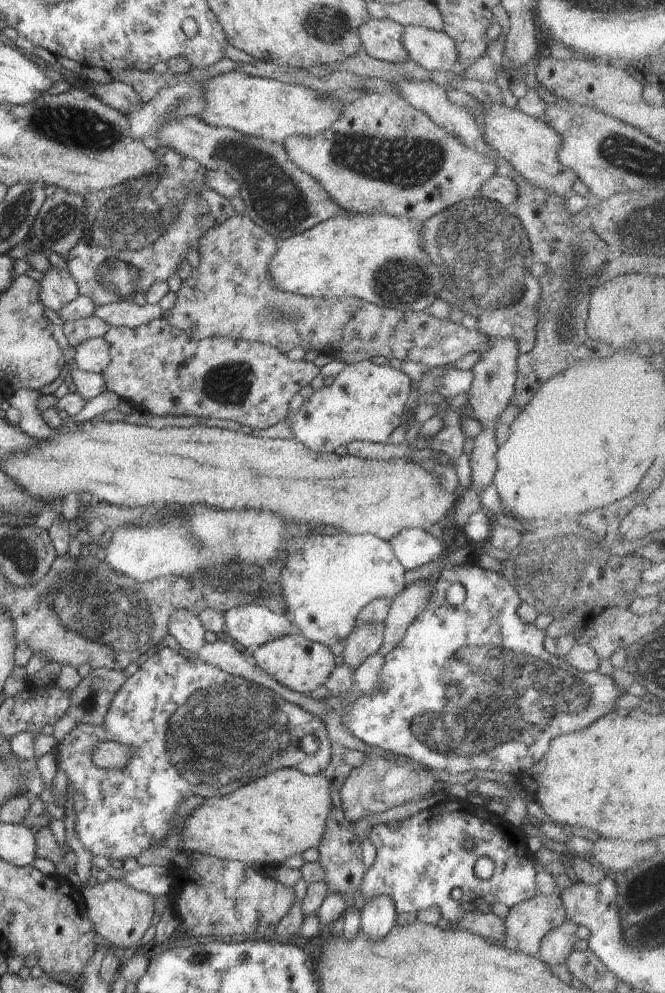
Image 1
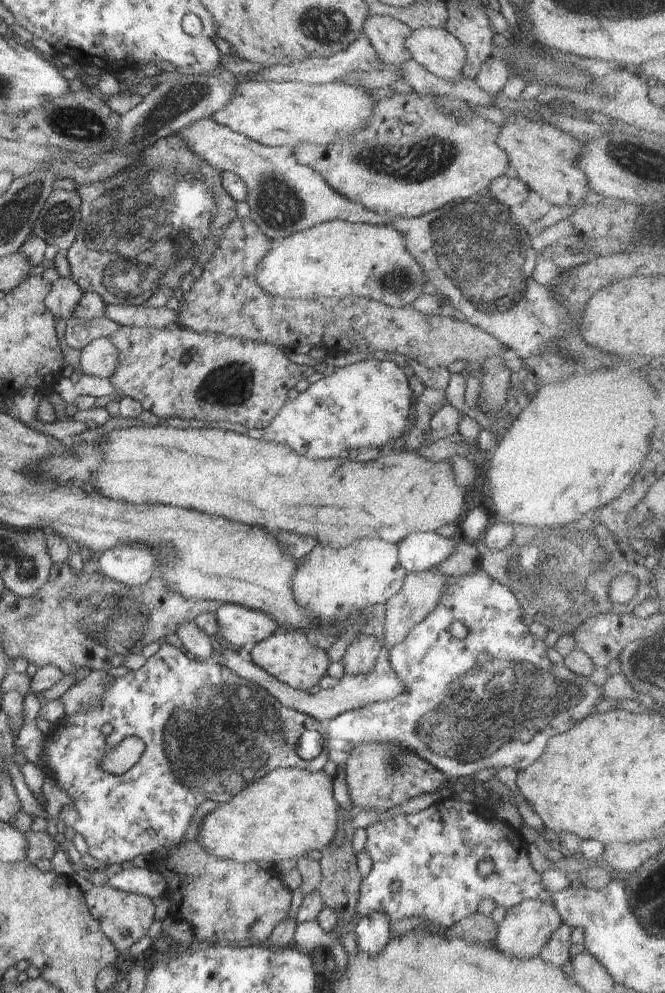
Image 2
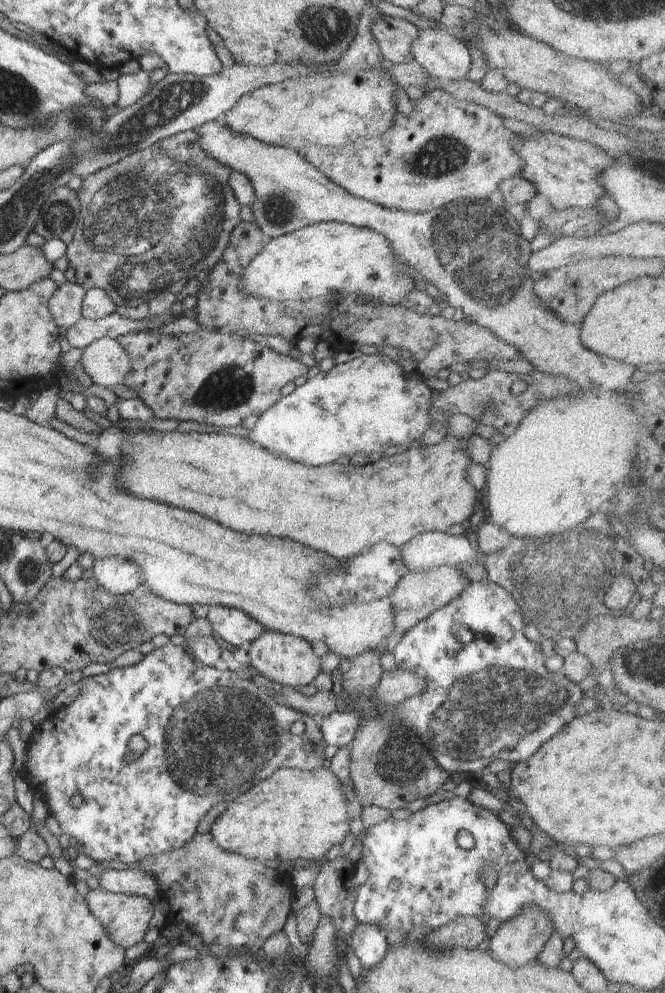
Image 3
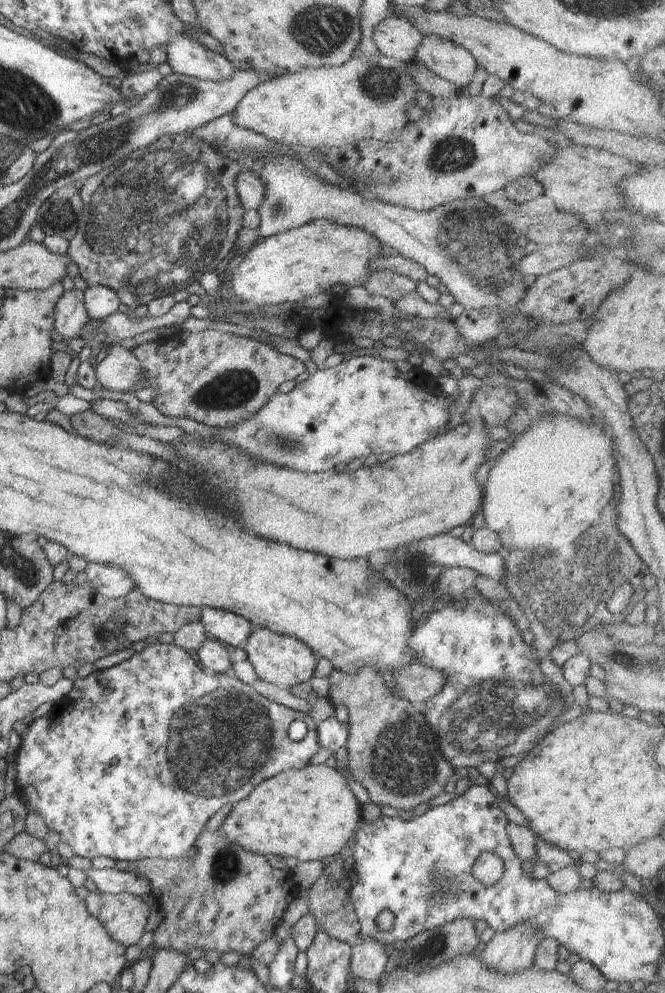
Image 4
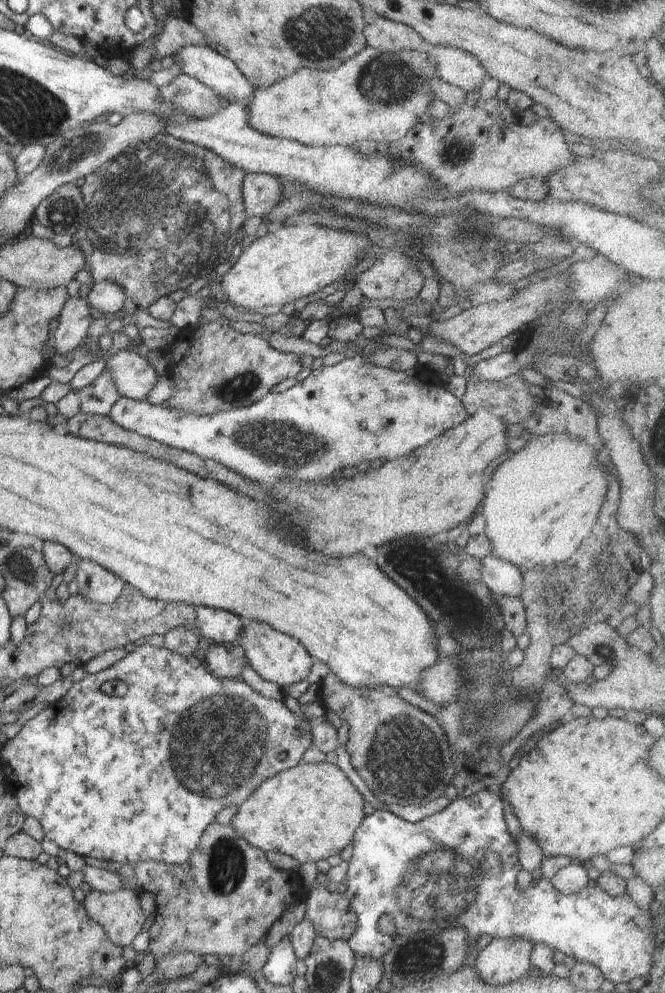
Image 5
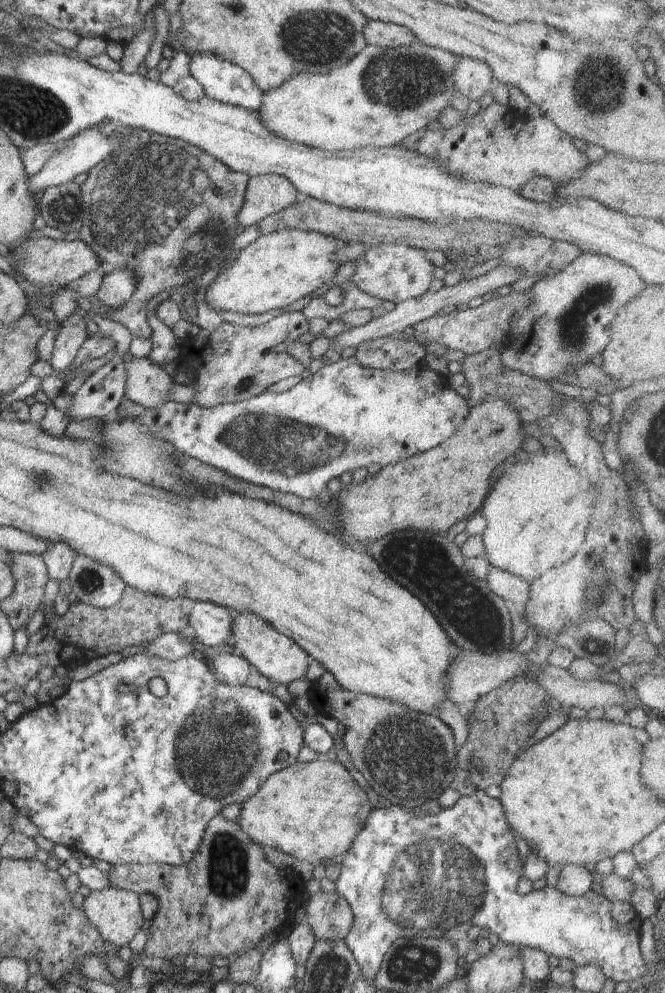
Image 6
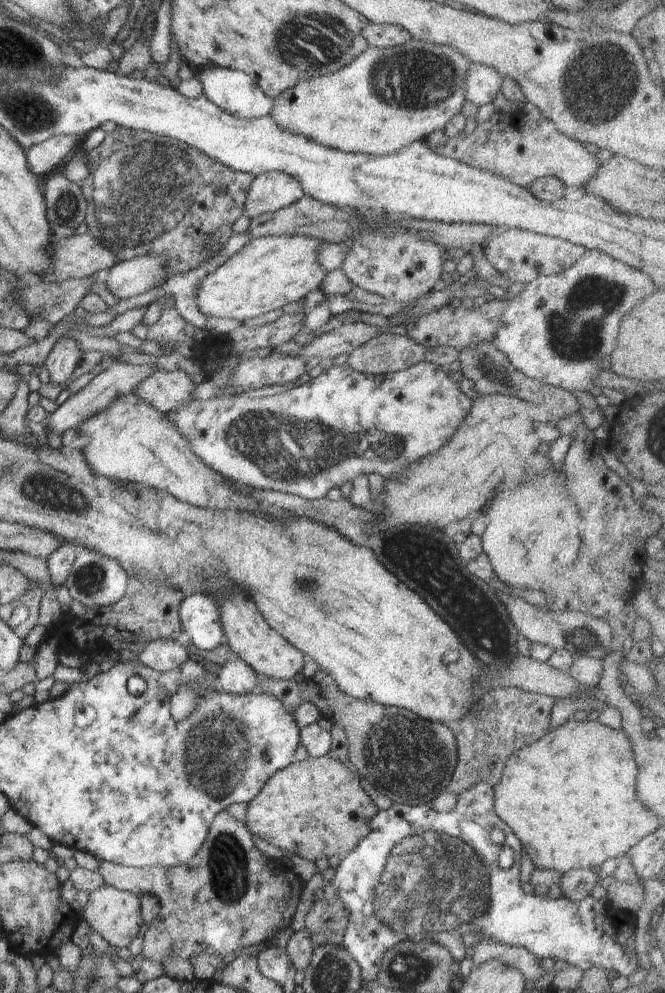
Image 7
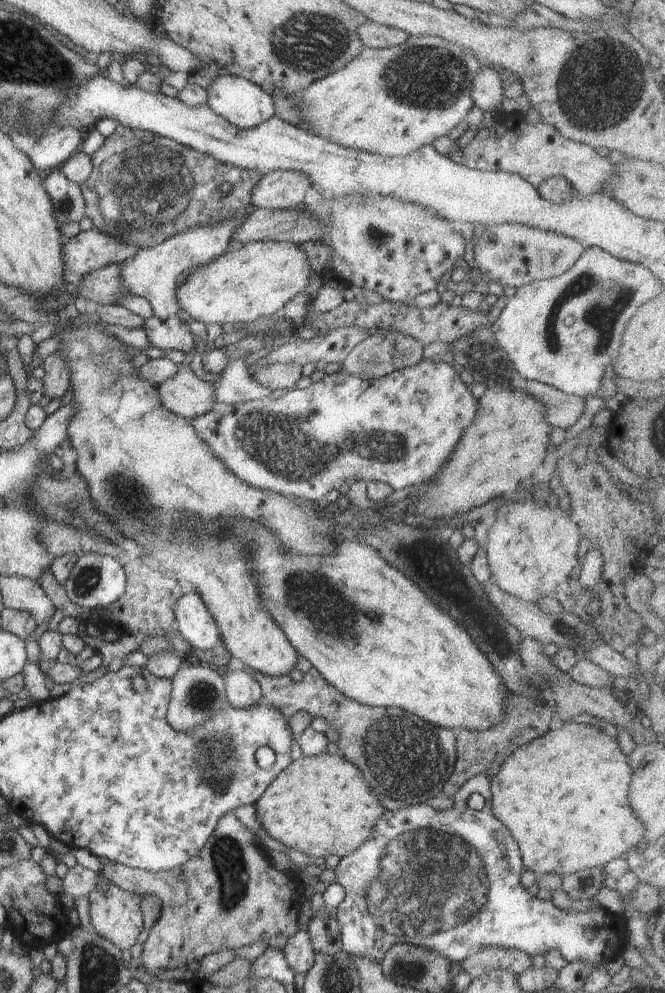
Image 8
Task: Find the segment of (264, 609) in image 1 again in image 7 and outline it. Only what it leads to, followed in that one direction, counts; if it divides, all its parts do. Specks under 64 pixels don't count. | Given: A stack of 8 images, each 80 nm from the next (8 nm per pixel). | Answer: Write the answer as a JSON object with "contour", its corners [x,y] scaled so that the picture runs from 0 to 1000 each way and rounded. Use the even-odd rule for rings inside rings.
{"contour":[[[301,596],[274,604],[269,612],[271,626],[295,652],[319,655],[337,649],[329,608]]]}

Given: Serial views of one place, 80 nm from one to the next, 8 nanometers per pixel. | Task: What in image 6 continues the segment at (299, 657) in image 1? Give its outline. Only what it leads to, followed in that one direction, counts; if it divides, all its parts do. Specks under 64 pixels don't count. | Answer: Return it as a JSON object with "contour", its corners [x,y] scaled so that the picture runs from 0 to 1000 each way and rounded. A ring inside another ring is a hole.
{"contour":[[[379,616],[350,617],[347,648],[364,658],[364,662],[406,686],[436,690],[460,680],[466,662],[439,645],[417,636],[391,620]]]}

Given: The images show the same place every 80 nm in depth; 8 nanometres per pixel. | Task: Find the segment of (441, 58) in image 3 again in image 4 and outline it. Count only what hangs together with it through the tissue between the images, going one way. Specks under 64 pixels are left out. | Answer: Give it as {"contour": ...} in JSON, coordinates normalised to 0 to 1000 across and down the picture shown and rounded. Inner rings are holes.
{"contour":[[[636,35],[635,42],[627,46],[626,60],[656,77],[684,85],[695,93],[720,66],[701,48],[681,40],[653,35]]]}

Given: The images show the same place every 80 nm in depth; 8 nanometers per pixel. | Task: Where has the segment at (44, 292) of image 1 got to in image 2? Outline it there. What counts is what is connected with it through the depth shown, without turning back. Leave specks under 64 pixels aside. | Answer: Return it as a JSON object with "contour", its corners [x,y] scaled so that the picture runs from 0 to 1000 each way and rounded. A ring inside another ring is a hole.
{"contour":[[[89,279],[77,284],[66,306],[80,316],[81,320],[104,321],[110,318],[110,312],[120,300],[123,291],[107,281],[107,279]]]}

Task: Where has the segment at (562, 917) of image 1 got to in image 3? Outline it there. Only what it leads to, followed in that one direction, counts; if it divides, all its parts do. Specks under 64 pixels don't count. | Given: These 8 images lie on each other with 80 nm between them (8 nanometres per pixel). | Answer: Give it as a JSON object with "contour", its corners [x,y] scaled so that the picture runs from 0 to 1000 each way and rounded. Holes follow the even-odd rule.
{"contour":[[[794,911],[782,915],[774,923],[756,928],[743,942],[734,945],[737,950],[734,958],[740,965],[756,969],[764,975],[782,975],[797,968],[808,967],[820,949],[833,941],[833,938],[835,933],[829,922],[806,911]]]}

